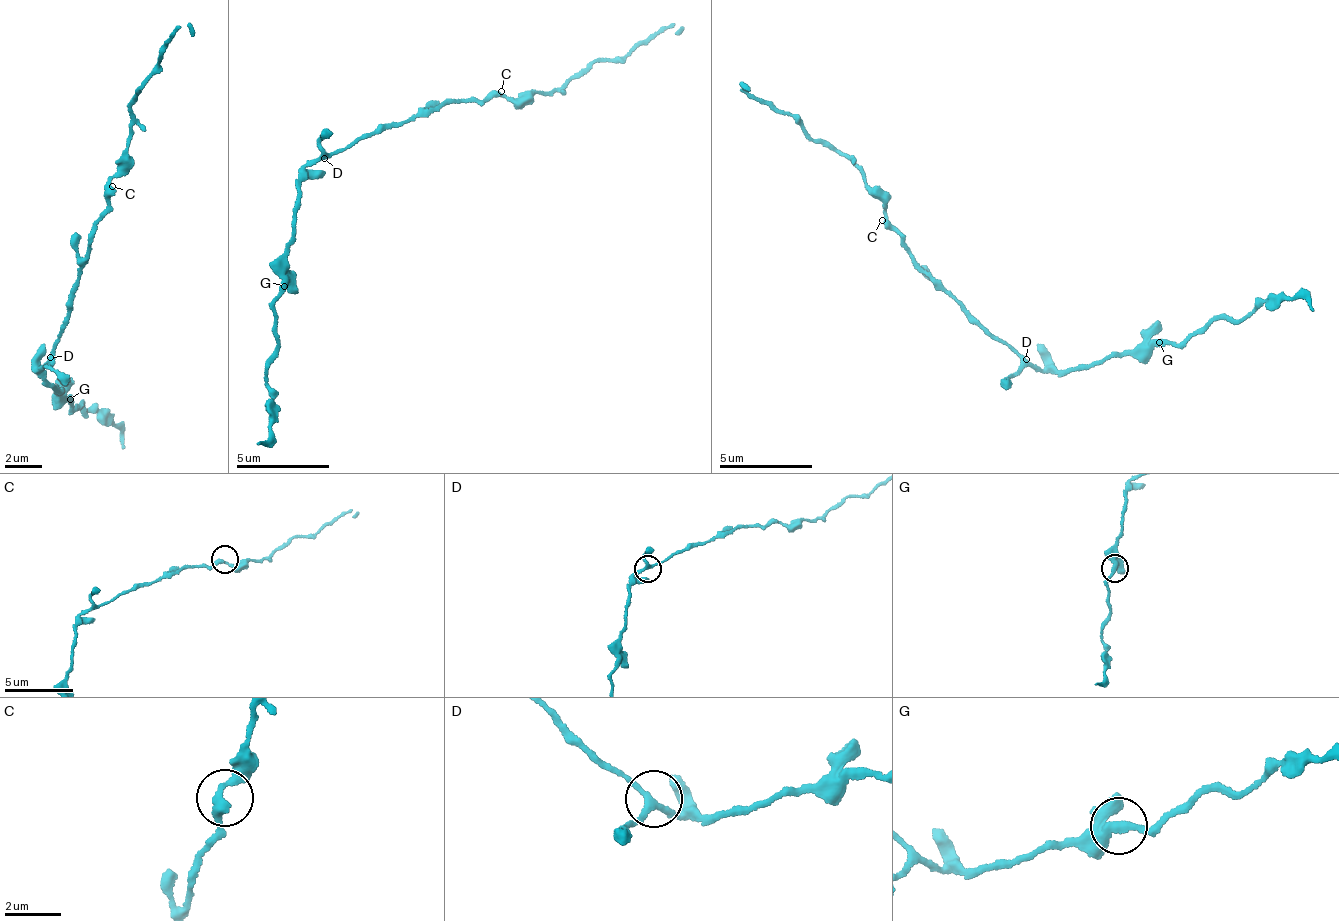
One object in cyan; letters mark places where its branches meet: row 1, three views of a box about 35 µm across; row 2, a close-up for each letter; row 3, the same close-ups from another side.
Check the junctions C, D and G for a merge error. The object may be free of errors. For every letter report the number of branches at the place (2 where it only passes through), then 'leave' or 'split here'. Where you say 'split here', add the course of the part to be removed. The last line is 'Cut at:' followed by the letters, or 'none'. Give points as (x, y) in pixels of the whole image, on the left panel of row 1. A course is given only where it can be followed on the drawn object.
C: 2 branches meet; leave
D: 3 branches meet; leave
G: 3 branches meet; leave
Cut at: none

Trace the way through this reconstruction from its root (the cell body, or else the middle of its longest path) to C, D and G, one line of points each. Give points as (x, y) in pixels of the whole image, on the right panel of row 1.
C: (985, 329), (918, 262), (901, 234), (882, 220)
D: (985, 329), (1026, 359)
G: (985, 329), (1035, 366), (1056, 365), (1062, 370), (1096, 363), (1113, 355), (1158, 344)

